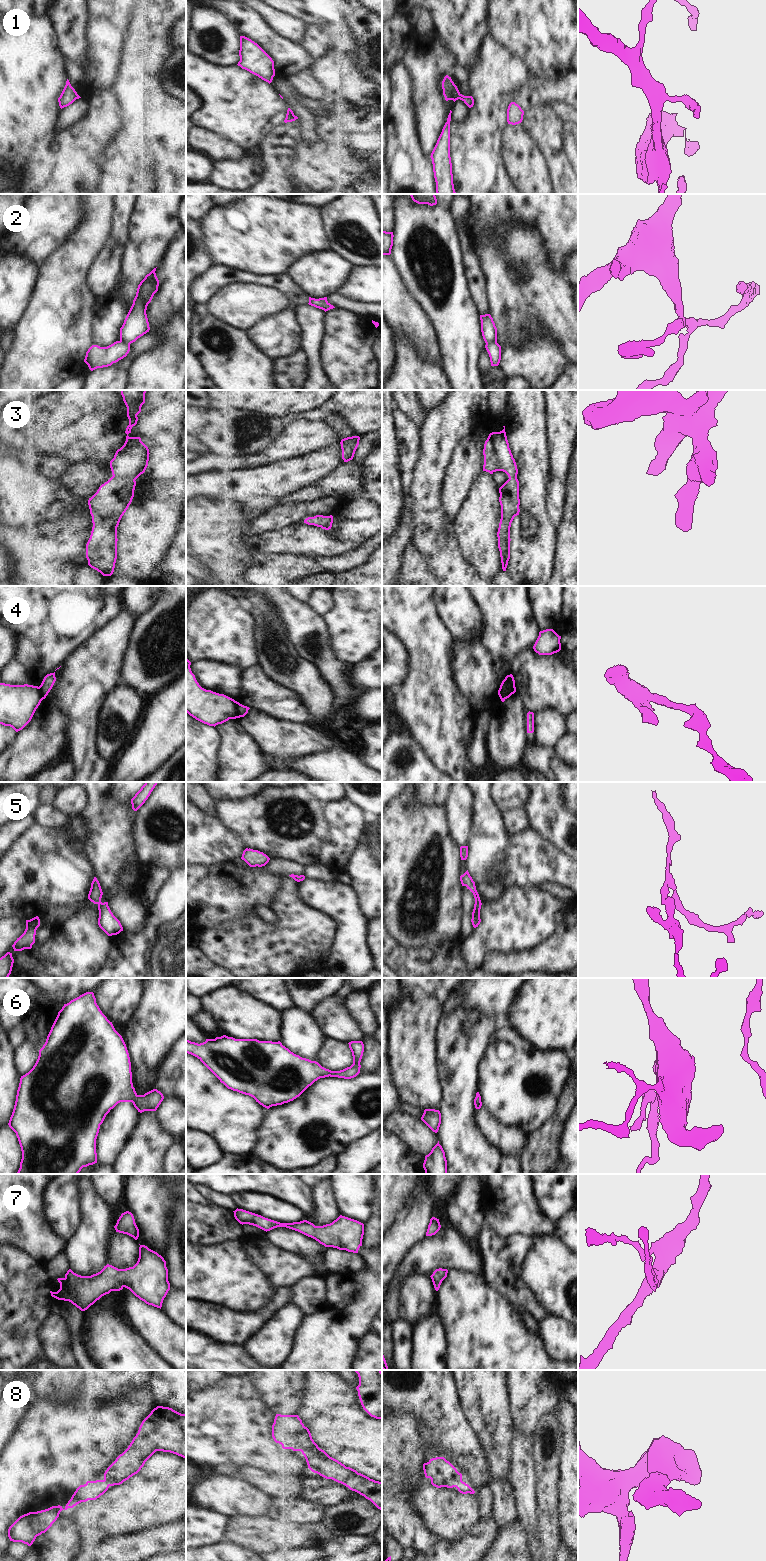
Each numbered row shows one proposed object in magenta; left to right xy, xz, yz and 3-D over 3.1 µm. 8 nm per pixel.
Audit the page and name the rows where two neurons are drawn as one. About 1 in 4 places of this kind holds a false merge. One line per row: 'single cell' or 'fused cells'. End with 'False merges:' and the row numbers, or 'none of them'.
1: single cell
2: fused cells
3: single cell
4: fused cells
5: single cell
6: single cell
7: single cell
8: single cell
False merges: 2, 4

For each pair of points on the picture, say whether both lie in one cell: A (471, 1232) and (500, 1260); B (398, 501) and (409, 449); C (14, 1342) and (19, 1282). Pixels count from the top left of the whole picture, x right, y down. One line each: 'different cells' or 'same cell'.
A: different cells
B: different cells
C: same cell

